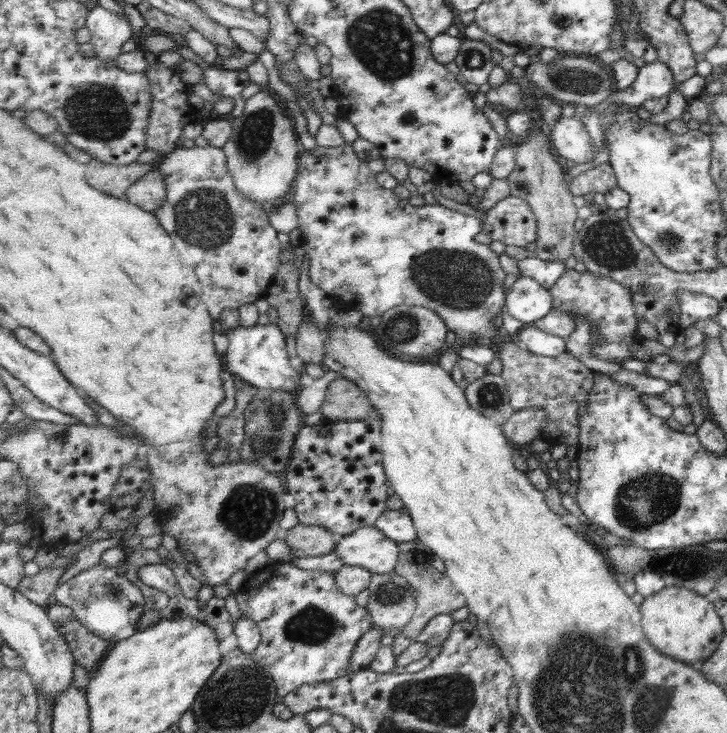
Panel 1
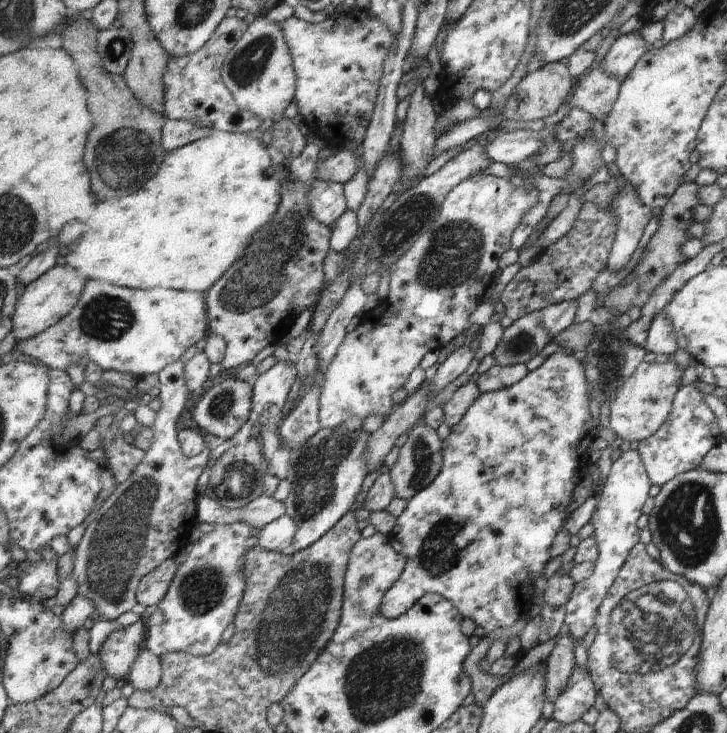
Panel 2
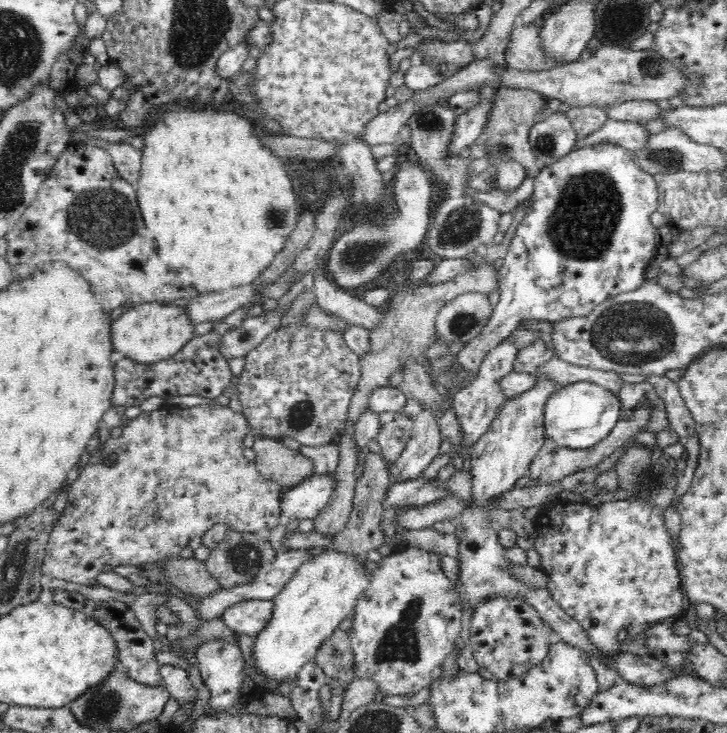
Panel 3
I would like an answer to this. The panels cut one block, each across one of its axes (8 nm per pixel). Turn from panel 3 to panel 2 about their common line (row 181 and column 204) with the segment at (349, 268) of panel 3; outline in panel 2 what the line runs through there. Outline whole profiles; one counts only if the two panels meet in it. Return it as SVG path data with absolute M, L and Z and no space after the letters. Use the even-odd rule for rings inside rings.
M225 380L211 388L195 408L195 422L215 438L229 442L253 414L253 388L247 382Z

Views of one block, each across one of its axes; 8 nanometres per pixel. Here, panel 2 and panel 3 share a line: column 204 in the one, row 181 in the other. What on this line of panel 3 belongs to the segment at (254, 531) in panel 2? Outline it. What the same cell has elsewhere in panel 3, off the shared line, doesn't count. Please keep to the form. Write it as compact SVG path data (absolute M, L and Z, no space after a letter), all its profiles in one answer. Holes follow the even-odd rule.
M614 142L578 148L552 168L544 168L536 178L534 196L528 202L528 214L518 226L518 234L510 242L504 266L498 272L502 296L496 314L488 328L484 328L484 332L474 338L462 354L458 354L462 368L470 370L472 376L478 374L486 356L498 348L522 320L558 324L562 320L584 318L606 300L622 296L622 292L640 290L648 280L646 268L652 264L654 252L660 248L660 240L656 240L658 228L650 218L658 210L658 202L660 188L656 176L640 168L636 152Z

